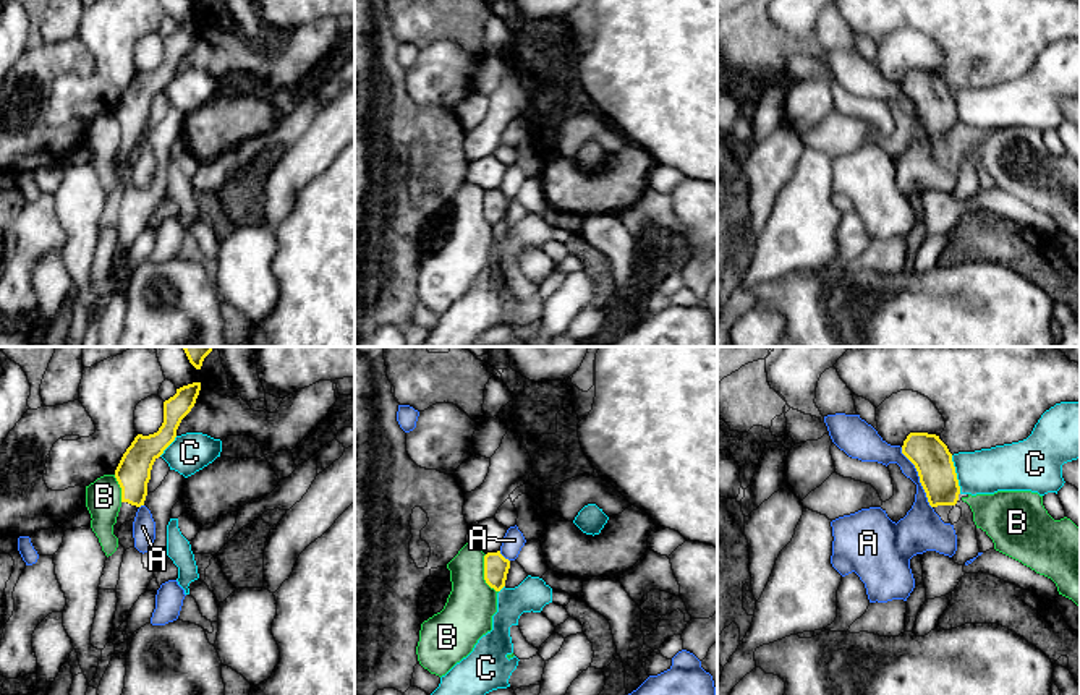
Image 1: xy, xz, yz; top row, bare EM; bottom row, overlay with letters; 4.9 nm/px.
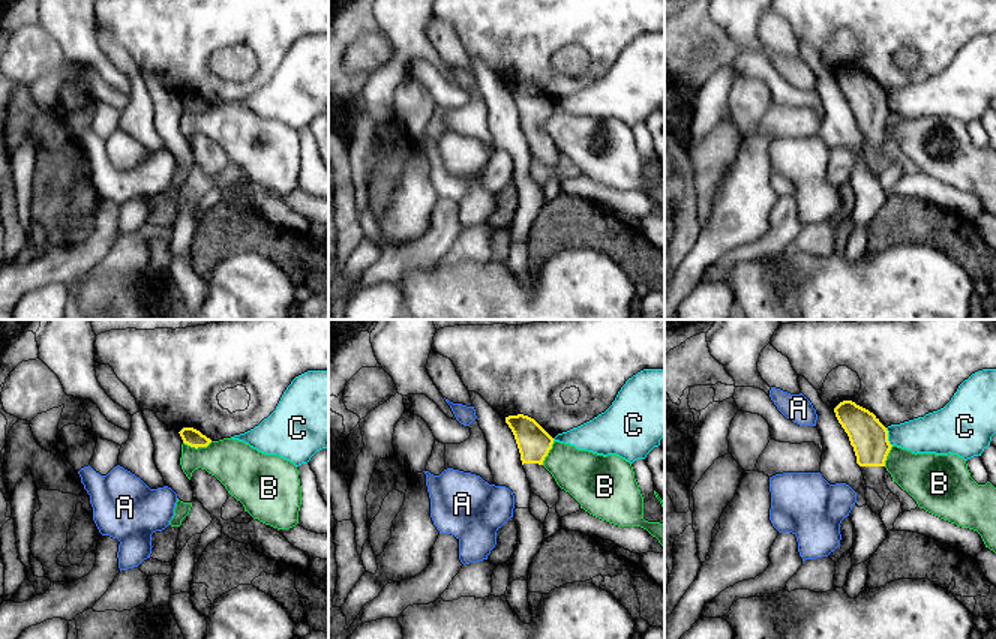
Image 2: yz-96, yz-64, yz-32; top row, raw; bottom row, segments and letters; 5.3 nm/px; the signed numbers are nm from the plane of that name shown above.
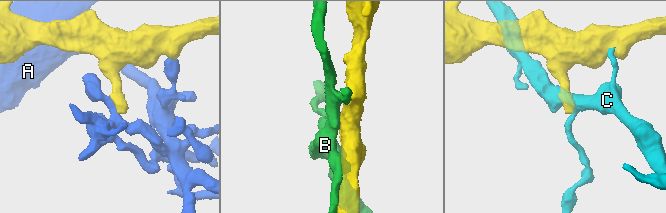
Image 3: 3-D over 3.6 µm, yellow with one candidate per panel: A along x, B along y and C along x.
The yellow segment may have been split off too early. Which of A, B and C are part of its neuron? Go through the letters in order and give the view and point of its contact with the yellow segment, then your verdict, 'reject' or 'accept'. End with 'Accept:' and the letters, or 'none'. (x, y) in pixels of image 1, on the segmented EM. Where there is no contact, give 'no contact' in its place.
A: contact yz (920, 478); reject
B: contact xz (484, 574); reject
C: contact yz (956, 475); reject
Accept: none

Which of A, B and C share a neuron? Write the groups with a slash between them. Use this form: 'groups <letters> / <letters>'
groups A / B / C

